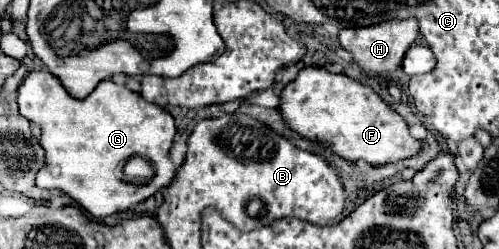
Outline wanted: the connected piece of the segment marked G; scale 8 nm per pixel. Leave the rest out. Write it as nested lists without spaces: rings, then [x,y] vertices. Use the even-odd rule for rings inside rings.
[[[32,71],[26,75],[22,85],[18,87],[16,103],[18,103],[20,115],[40,125],[42,129],[40,145],[46,151],[46,165],[44,169],[38,171],[36,185],[42,189],[64,191],[96,219],[102,219],[114,213],[124,213],[132,205],[146,201],[156,191],[168,187],[176,179],[176,167],[170,159],[170,147],[172,147],[172,139],[176,133],[174,117],[162,107],[146,103],[146,99],[142,99],[140,93],[134,93],[124,85],[116,85],[114,81],[102,81],[86,99],[80,101],[80,99],[70,97],[68,91],[60,85],[60,81],[52,73]],[[134,155],[146,159],[152,165],[154,175],[150,179],[130,179],[128,181],[124,177],[124,165]]]

